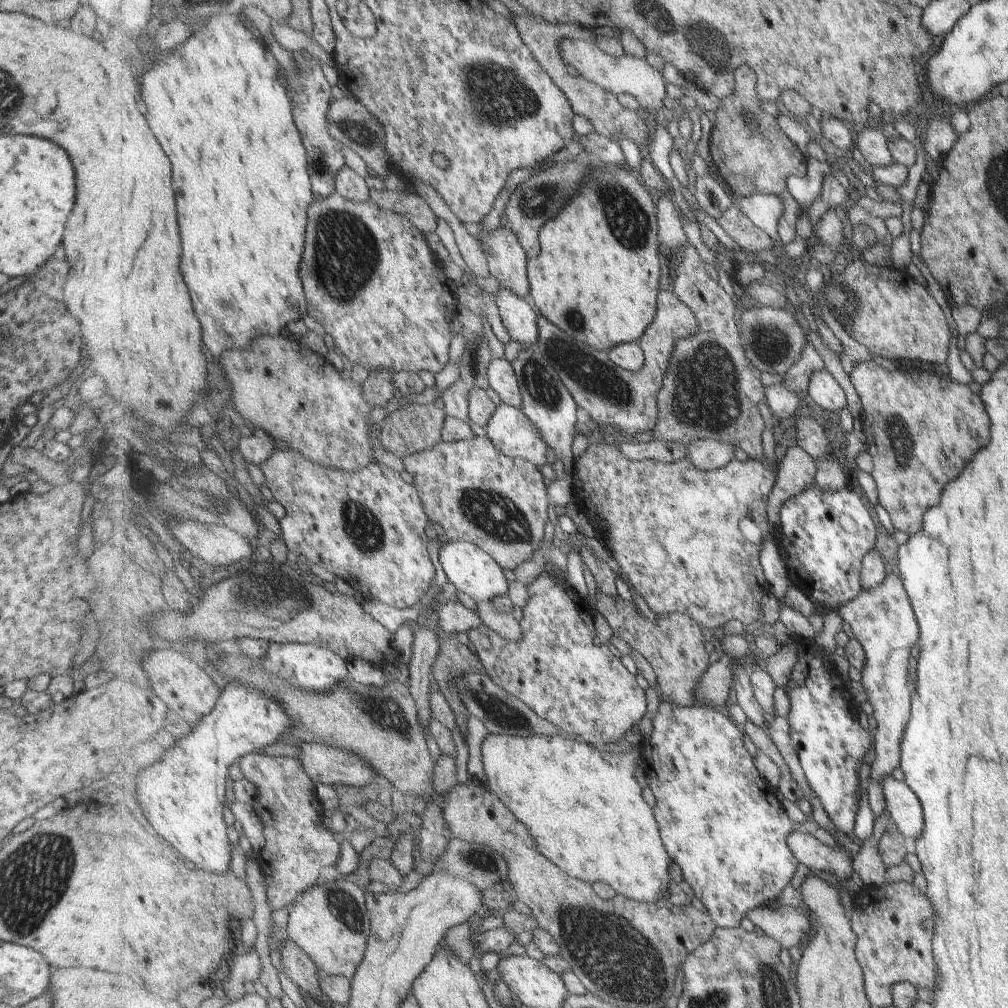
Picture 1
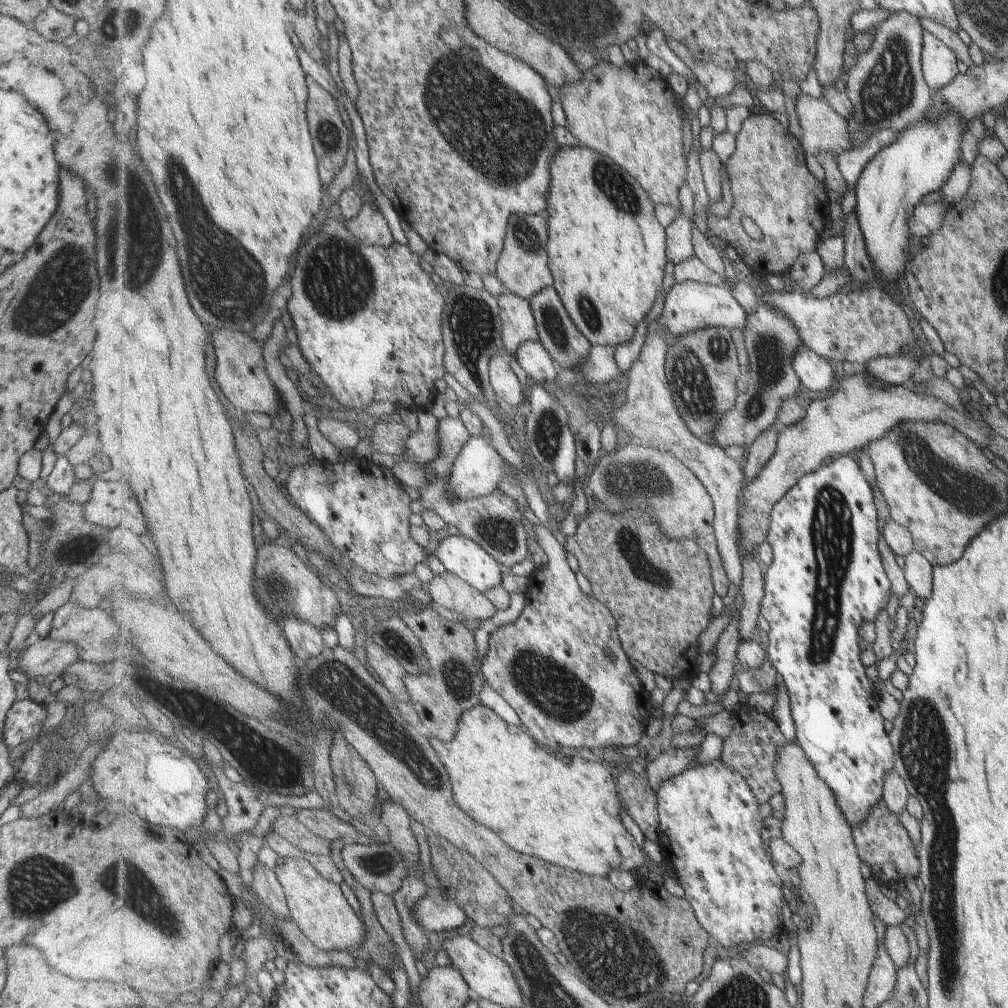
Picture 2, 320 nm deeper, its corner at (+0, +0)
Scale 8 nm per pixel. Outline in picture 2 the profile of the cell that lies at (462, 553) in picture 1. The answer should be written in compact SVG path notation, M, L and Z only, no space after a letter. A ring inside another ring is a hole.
M463 533L441 540L435 555L447 571L465 579L480 591L501 586L503 574L500 562L481 543Z

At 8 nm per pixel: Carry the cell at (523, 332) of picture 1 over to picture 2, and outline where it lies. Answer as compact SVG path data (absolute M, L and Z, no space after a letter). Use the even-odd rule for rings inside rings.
M541 340L523 343L516 352L516 358L529 381L538 381L553 387L553 380L559 376L559 366Z

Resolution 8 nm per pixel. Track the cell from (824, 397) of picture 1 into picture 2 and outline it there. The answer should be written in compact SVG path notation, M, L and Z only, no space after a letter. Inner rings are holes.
M804 345L793 354L793 372L797 374L801 386L811 392L823 392L833 389L838 369L826 359L820 358Z

